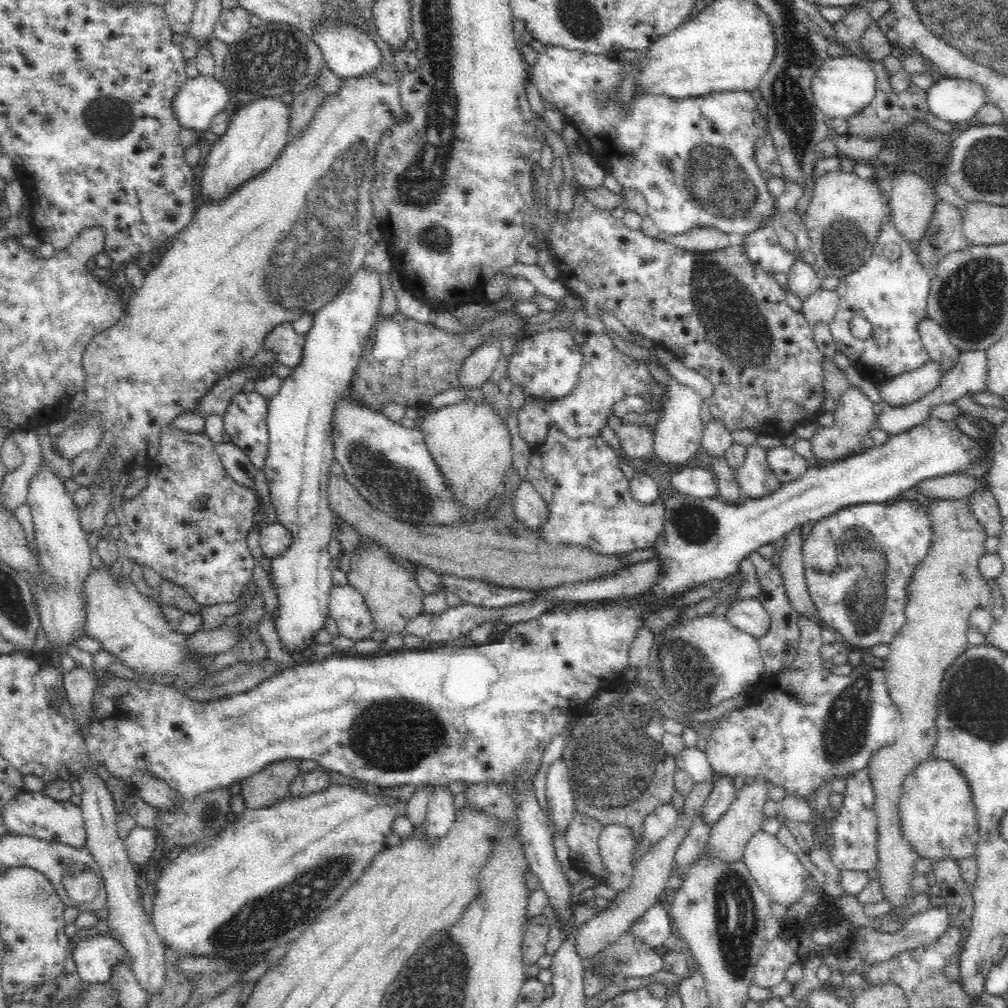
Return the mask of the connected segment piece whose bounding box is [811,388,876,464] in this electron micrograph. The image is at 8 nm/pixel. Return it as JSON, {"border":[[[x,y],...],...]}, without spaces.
{"border":[[[854,388],[846,389],[846,394],[840,396],[834,414],[834,422],[831,427],[821,427],[817,434],[812,436],[813,462],[824,464],[832,463],[838,459],[849,456],[853,450],[862,445],[864,437],[870,432],[876,416],[870,400]]]}

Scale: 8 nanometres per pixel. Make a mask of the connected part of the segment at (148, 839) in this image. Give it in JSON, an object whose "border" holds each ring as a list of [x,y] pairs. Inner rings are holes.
{"border":[[[136,826],[124,840],[128,857],[135,866],[144,865],[152,859],[159,843],[160,835],[156,830],[140,826]]]}

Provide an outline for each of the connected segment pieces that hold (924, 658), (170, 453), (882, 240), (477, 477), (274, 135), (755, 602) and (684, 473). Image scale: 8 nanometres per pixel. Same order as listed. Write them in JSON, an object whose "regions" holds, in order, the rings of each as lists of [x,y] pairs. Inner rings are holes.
{"regions":[[[[948,498],[942,499],[931,499],[929,504],[926,506],[926,513],[928,513],[928,521],[930,521],[930,529],[932,529],[932,542],[930,542],[930,548],[928,548],[928,552],[926,552],[926,556],[920,560],[920,564],[914,568],[914,572],[912,572],[912,578],[906,582],[906,591],[908,591],[908,600],[904,602],[904,615],[906,618],[905,624],[901,626],[901,629],[896,636],[892,639],[892,642],[889,644],[889,653],[883,659],[882,670],[884,671],[885,683],[888,694],[890,695],[890,699],[892,699],[892,703],[898,707],[898,710],[901,714],[902,725],[901,729],[895,741],[892,745],[884,746],[879,751],[874,752],[872,754],[868,764],[866,764],[866,769],[868,771],[870,782],[872,783],[872,788],[874,789],[874,811],[877,818],[877,860],[878,863],[875,865],[875,870],[878,872],[878,881],[881,885],[881,890],[883,891],[884,901],[890,903],[891,908],[888,914],[891,917],[895,917],[898,919],[898,922],[902,920],[901,931],[903,926],[907,923],[907,920],[911,917],[908,915],[904,915],[904,912],[907,910],[908,905],[914,902],[914,898],[916,897],[916,891],[912,889],[912,880],[914,880],[914,876],[916,876],[915,872],[915,863],[922,857],[912,849],[910,843],[904,839],[904,833],[902,833],[902,817],[900,817],[899,810],[899,800],[903,793],[903,782],[904,779],[921,763],[925,760],[928,760],[931,757],[932,749],[936,744],[939,732],[936,726],[936,717],[939,713],[939,704],[937,700],[939,699],[940,689],[942,686],[942,681],[944,678],[944,673],[948,670],[948,667],[960,656],[968,647],[968,637],[967,637],[967,624],[970,617],[970,614],[974,608],[982,608],[988,611],[992,611],[992,604],[990,603],[990,589],[988,586],[988,579],[982,576],[982,573],[979,571],[979,560],[980,557],[986,553],[985,542],[987,538],[986,531],[984,527],[979,523],[977,518],[972,514],[971,504],[965,504],[963,500],[950,500]]],[[[171,424],[163,426],[158,456],[150,463],[149,470],[146,488],[134,499],[124,500],[117,512],[121,535],[116,544],[119,554],[131,562],[129,580],[138,586],[138,571],[143,564],[181,586],[202,607],[238,600],[253,575],[254,558],[246,545],[246,535],[255,526],[254,491],[237,484],[226,473],[214,443],[204,430],[192,433]]],[[[890,212],[876,230],[876,239],[872,243],[872,254],[860,268],[838,280],[835,291],[840,298],[839,309],[831,322],[831,336],[835,341],[837,351],[847,356],[850,365],[867,381],[873,384],[882,384],[888,379],[922,369],[929,362],[928,352],[924,349],[922,338],[918,333],[918,323],[928,319],[927,300],[929,297],[932,273],[924,269],[914,256],[913,246],[898,232]],[[861,317],[870,322],[872,334],[866,340],[859,340],[850,331],[850,322]]],[[[462,401],[431,410],[424,415],[419,430],[423,433],[428,450],[448,481],[457,502],[467,506],[469,512],[484,508],[503,483],[512,465],[512,445],[506,419],[490,403]]],[[[262,96],[240,106],[231,117],[226,129],[226,134],[211,146],[204,168],[202,168],[202,180],[200,180],[200,196],[202,200],[222,200],[230,192],[239,188],[246,180],[258,176],[264,172],[284,150],[290,142],[290,104],[286,104],[279,96]]],[[[743,598],[726,610],[725,620],[736,629],[759,639],[770,628],[770,618],[758,598]]],[[[682,468],[670,476],[672,489],[694,498],[717,496],[717,483],[713,474],[704,468]]]]}

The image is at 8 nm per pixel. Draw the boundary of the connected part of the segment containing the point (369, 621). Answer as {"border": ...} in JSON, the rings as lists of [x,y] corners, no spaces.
{"border":[[[349,584],[333,585],[329,615],[336,621],[339,634],[352,640],[370,639],[377,630],[362,593]]]}

